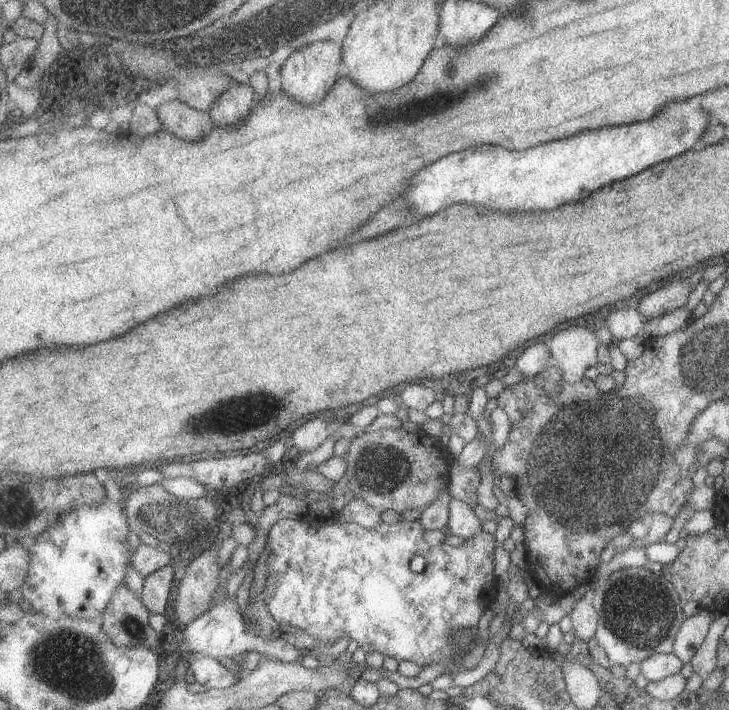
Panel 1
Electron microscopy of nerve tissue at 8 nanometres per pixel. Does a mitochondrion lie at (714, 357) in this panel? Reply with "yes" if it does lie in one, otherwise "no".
yes

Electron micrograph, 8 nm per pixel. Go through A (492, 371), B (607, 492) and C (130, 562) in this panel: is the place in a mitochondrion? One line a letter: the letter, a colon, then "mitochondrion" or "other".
A: other
B: mitochondrion
C: other

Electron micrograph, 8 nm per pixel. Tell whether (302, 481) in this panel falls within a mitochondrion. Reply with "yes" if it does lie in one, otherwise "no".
no

